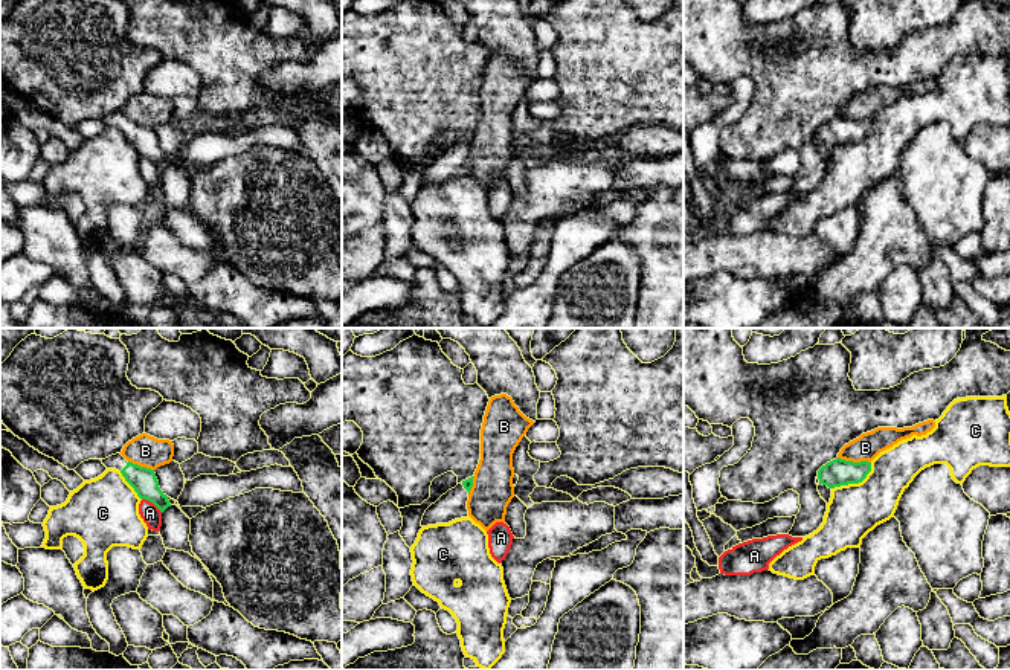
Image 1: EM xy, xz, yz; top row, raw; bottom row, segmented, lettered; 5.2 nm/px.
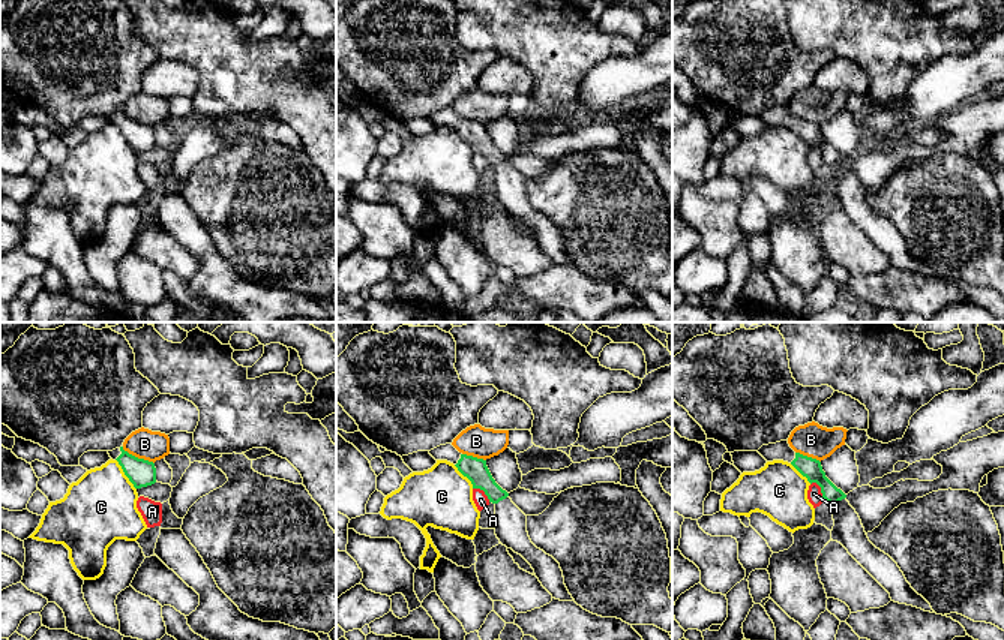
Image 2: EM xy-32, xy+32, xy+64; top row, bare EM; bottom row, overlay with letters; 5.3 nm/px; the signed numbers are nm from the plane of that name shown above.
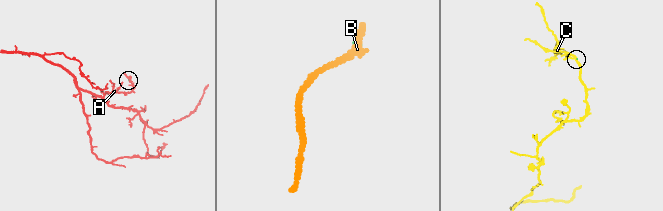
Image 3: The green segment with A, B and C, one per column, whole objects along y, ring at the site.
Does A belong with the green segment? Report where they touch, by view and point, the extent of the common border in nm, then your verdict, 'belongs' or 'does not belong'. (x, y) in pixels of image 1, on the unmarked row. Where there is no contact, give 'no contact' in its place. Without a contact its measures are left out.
xy (153, 161) | 130 nm | does not belong

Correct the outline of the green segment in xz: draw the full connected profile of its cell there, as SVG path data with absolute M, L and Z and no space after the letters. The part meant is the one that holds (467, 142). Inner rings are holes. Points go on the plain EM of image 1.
M473 136L462 139L432 162L423 174L421 185L449 182L455 177L467 176L467 159L473 145Z

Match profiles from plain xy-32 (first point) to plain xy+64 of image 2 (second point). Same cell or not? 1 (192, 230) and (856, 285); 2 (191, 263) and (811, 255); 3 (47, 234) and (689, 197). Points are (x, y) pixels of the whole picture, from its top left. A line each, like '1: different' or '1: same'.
1: same
2: different
3: same

